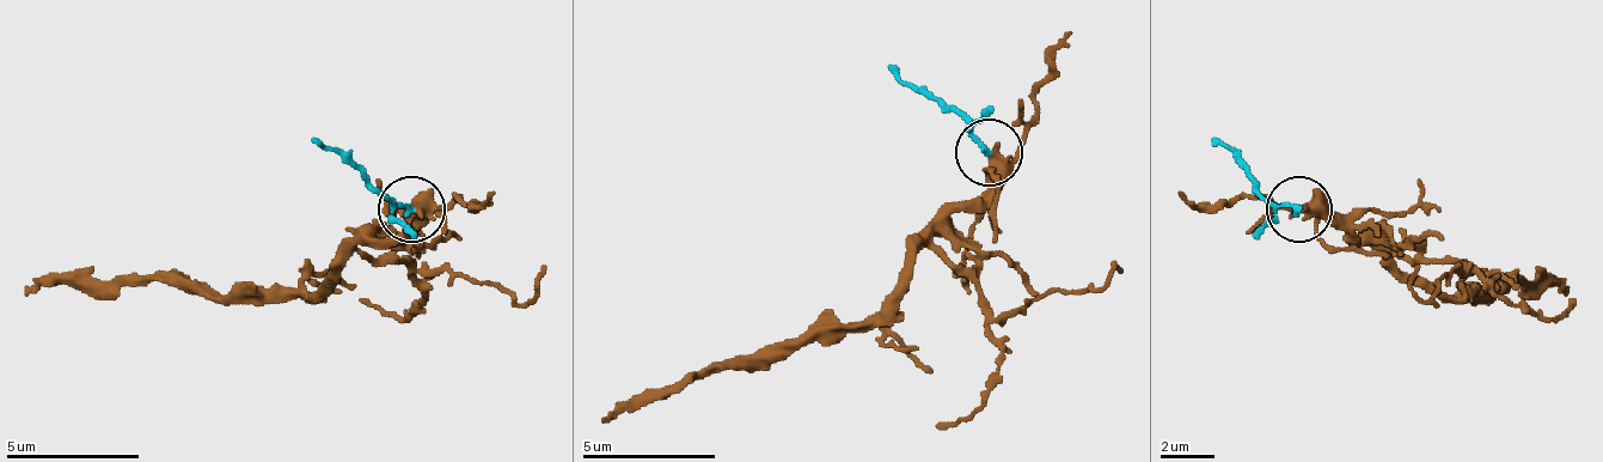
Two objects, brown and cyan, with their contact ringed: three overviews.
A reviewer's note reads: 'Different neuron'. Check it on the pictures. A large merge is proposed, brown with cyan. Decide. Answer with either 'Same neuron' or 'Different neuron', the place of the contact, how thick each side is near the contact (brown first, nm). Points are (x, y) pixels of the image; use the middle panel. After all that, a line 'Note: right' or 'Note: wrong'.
Same neuron. Place: (989, 152). Thickness 320 nm (brown) against 200 nm
Note: wrong

